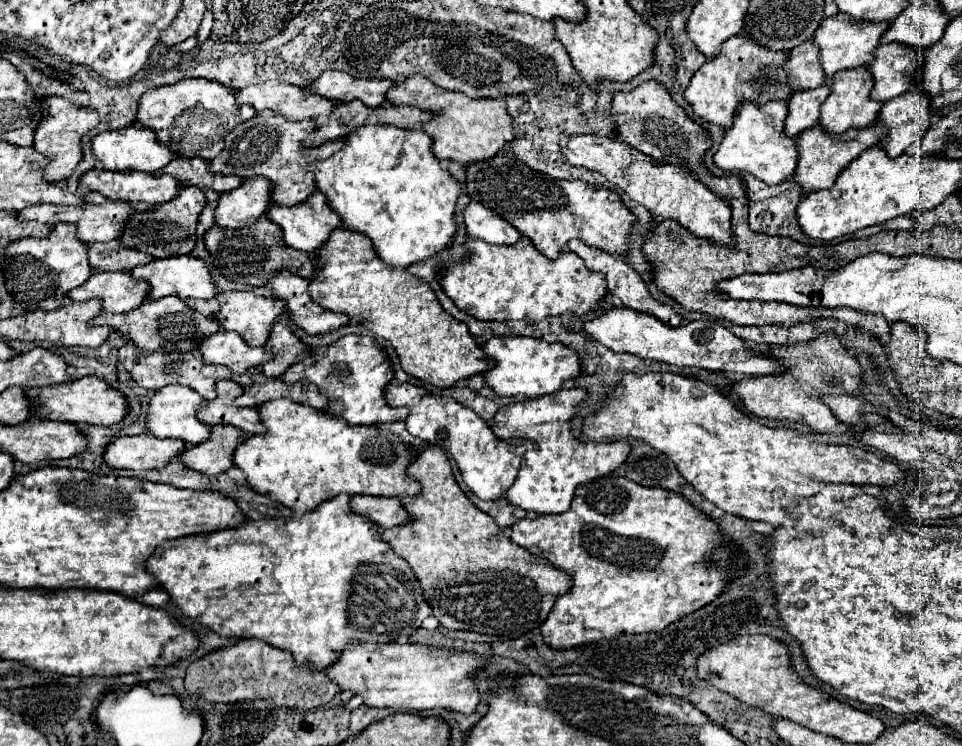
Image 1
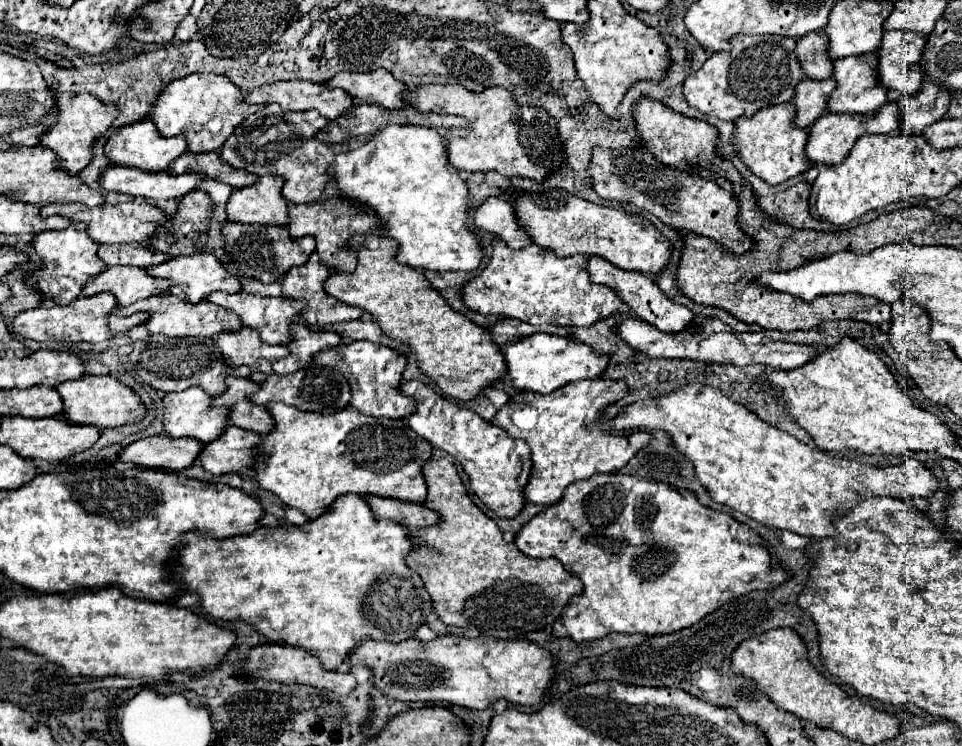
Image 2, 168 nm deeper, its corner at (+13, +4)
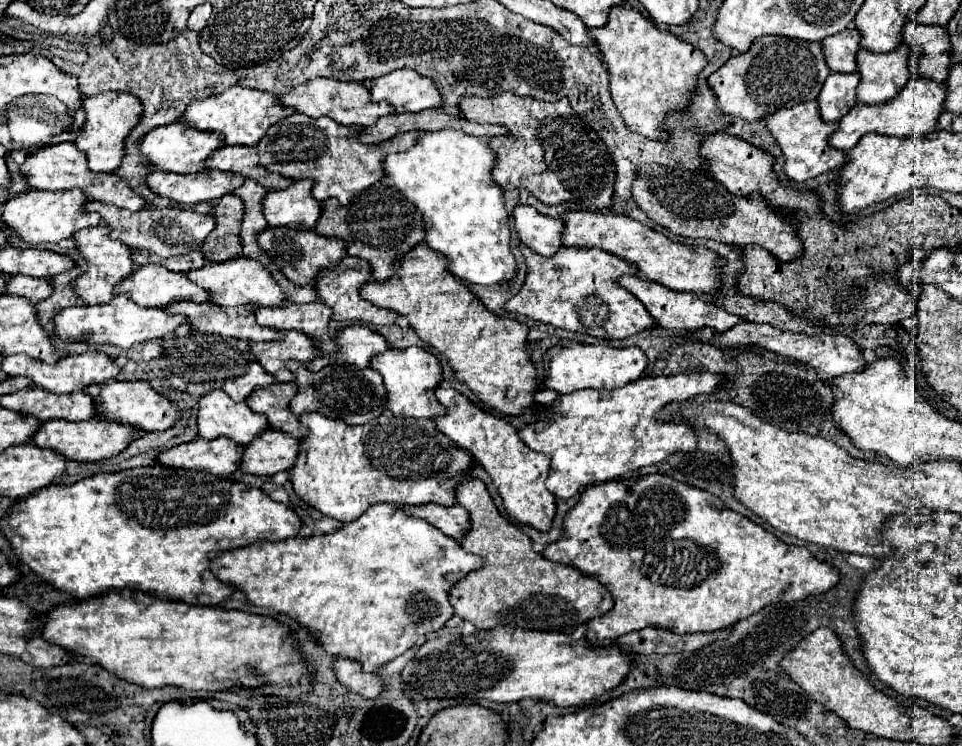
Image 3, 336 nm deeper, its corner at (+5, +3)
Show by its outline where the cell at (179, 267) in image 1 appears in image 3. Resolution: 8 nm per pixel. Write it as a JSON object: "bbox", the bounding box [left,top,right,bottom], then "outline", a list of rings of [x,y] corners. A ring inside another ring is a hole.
{"bbox":[187,259,287,307],"outline":[[[233,259],[225,263],[209,263],[203,269],[195,269],[187,273],[187,277],[207,289],[211,293],[211,301],[223,307],[235,305],[257,305],[257,307],[279,307],[287,301],[279,283],[271,277],[271,273],[255,259]]]}

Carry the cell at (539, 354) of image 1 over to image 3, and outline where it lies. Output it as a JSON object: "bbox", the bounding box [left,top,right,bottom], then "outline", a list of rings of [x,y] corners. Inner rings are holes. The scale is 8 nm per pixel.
{"bbox":[545,341,647,393],"outline":[[[577,341],[561,343],[561,347],[549,349],[549,375],[545,377],[545,387],[557,393],[573,393],[579,389],[617,389],[631,381],[637,381],[645,367],[647,355],[639,347],[613,349],[607,345],[581,345]]]}

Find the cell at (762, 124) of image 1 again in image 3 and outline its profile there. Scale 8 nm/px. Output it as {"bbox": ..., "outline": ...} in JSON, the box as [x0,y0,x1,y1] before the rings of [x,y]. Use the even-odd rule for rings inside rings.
{"bbox":[767,101,847,183],"outline":[[[817,101],[799,103],[791,109],[779,109],[779,113],[773,113],[767,117],[767,127],[777,139],[777,143],[783,149],[785,155],[785,175],[797,183],[803,183],[811,177],[817,177],[825,171],[833,171],[845,165],[847,153],[841,149],[833,149],[829,145],[829,137],[837,129],[839,123],[825,123],[819,115]]]}

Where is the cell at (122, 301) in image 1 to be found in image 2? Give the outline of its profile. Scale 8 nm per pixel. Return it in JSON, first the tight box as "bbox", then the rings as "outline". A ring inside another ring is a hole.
{"bbox":[83,266,171,306],"outline":[[[109,266],[103,274],[95,276],[83,286],[83,296],[95,296],[99,292],[111,292],[117,298],[117,306],[135,304],[141,298],[161,294],[171,282],[163,278],[153,278],[137,266]]]}

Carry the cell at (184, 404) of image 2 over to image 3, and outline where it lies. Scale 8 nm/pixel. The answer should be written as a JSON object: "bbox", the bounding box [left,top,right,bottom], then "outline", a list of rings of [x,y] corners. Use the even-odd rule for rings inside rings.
{"bbox":[197,389,269,445],"outline":[[[221,389],[199,399],[197,427],[203,439],[229,437],[239,445],[249,445],[259,433],[269,429],[267,417],[251,411],[245,401],[235,403]]]}

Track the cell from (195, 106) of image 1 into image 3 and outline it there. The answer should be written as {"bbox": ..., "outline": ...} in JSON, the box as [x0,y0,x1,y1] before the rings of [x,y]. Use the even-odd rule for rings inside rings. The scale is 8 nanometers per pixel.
{"bbox":[183,85,295,145],"outline":[[[235,85],[235,87],[225,89],[221,95],[213,95],[203,101],[193,101],[183,115],[183,121],[201,131],[223,133],[227,145],[257,145],[263,133],[267,133],[267,129],[275,125],[275,121],[289,117],[293,113],[295,109],[279,105],[277,97],[267,91],[257,91],[257,89]]]}

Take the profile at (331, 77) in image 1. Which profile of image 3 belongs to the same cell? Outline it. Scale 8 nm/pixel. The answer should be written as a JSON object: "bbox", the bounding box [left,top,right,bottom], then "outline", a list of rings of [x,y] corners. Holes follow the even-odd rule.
{"bbox":[371,69,443,111],"outline":[[[399,69],[371,81],[371,101],[387,101],[401,111],[423,111],[443,105],[443,95],[431,77]]]}

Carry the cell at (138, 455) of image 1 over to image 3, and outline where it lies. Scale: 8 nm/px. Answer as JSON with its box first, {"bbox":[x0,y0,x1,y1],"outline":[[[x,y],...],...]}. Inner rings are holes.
{"bbox":[159,439,243,477],"outline":[[[197,439],[191,443],[177,445],[159,455],[159,463],[181,469],[207,471],[213,475],[227,477],[239,469],[239,453],[243,451],[231,439]]]}

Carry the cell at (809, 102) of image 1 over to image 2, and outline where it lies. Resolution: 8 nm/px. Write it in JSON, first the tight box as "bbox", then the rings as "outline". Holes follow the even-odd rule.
{"bbox":[793,80,835,128],"outline":[[[801,80],[799,88],[795,88],[793,104],[797,108],[797,116],[793,124],[799,128],[809,128],[819,116],[825,114],[825,106],[829,100],[829,94],[835,88],[835,80]]]}

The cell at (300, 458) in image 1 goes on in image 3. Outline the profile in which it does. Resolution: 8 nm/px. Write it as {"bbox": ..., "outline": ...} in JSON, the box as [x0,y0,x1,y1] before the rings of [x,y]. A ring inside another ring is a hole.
{"bbox":[289,411,475,523],"outline":[[[385,411],[379,419],[365,425],[347,425],[341,419],[329,419],[319,413],[305,413],[299,421],[309,427],[311,433],[301,441],[299,457],[289,471],[293,489],[305,503],[341,523],[359,519],[359,515],[375,503],[397,503],[399,507],[427,503],[453,505],[455,485],[459,485],[463,475],[475,465],[473,457],[443,435],[433,419],[403,419]]]}

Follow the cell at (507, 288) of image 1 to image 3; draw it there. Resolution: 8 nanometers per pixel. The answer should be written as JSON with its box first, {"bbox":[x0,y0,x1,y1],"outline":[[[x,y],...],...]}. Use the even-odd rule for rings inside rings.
{"bbox":[505,245,659,339],"outline":[[[525,245],[519,247],[527,261],[527,281],[523,289],[505,303],[509,313],[523,315],[533,321],[551,323],[553,327],[585,333],[601,339],[625,339],[645,329],[659,325],[645,305],[635,299],[625,287],[619,285],[623,275],[637,275],[639,269],[613,253],[603,249],[577,249],[577,247],[561,247],[553,257],[541,257]],[[579,299],[581,299],[581,315],[579,315]]]}

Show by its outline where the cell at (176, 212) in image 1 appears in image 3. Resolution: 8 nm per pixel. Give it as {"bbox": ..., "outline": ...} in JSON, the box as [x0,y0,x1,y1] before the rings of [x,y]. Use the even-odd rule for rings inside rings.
{"bbox":[201,193,245,261],"outline":[[[229,193],[221,197],[221,201],[215,207],[215,231],[205,239],[201,245],[201,251],[207,261],[229,261],[235,257],[241,257],[241,221],[245,215],[245,203]]]}

